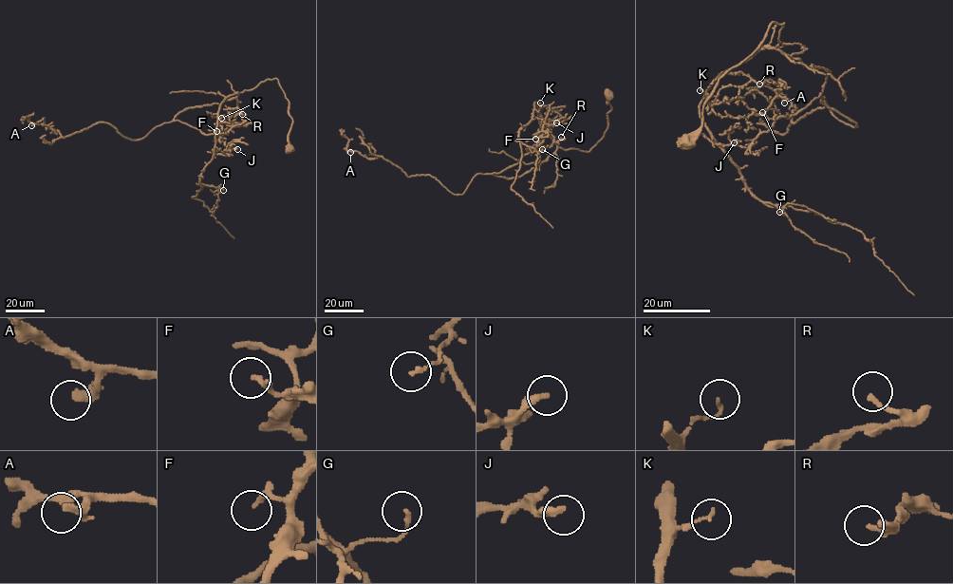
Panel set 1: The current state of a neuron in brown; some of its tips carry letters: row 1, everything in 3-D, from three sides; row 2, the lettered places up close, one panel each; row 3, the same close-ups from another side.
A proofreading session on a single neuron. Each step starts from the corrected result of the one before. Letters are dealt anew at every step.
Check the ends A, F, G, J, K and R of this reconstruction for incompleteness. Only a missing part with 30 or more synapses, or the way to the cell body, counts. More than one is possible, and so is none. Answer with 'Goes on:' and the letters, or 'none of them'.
Goes on: none of them

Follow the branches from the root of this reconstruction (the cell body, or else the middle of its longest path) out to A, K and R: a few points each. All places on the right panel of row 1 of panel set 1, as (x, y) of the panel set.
A: (687, 143), (773, 22), (856, 125), (823, 97), (795, 122), (784, 103)
K: (687, 143), (719, 79), (756, 48), (773, 22), (783, 23), (775, 47), (761, 48), (700, 90)
R: (687, 143), (719, 79), (773, 22), (777, 48), (829, 71), (789, 118), (747, 105), (739, 88), (759, 84)

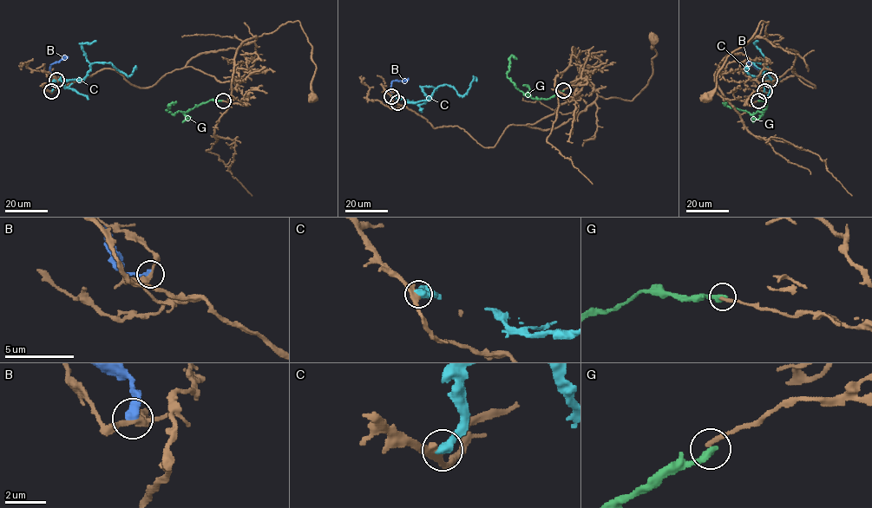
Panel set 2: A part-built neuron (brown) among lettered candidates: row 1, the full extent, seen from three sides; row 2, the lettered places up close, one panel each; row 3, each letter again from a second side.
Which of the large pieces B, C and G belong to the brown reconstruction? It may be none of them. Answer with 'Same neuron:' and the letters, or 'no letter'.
Same neuron: no letter

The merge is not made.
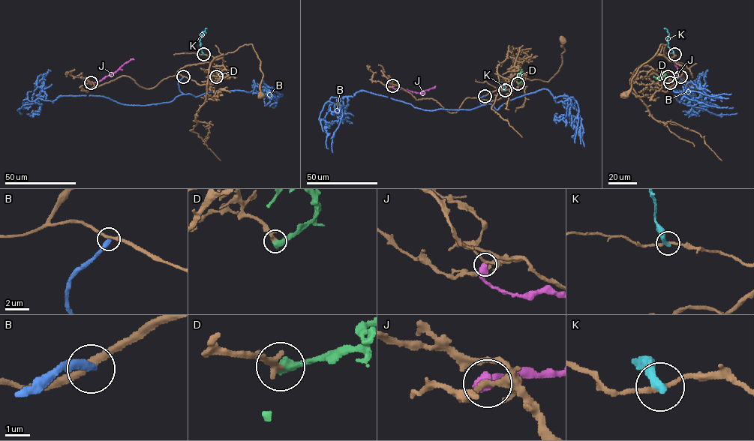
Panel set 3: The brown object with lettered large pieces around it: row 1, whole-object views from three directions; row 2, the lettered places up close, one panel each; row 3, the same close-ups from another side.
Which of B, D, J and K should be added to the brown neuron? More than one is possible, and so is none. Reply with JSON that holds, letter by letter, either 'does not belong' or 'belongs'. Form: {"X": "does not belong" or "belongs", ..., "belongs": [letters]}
{"B": "does not belong", "D": "belongs", "J": "does not belong", "K": "does not belong", "belongs": ["D"]}

